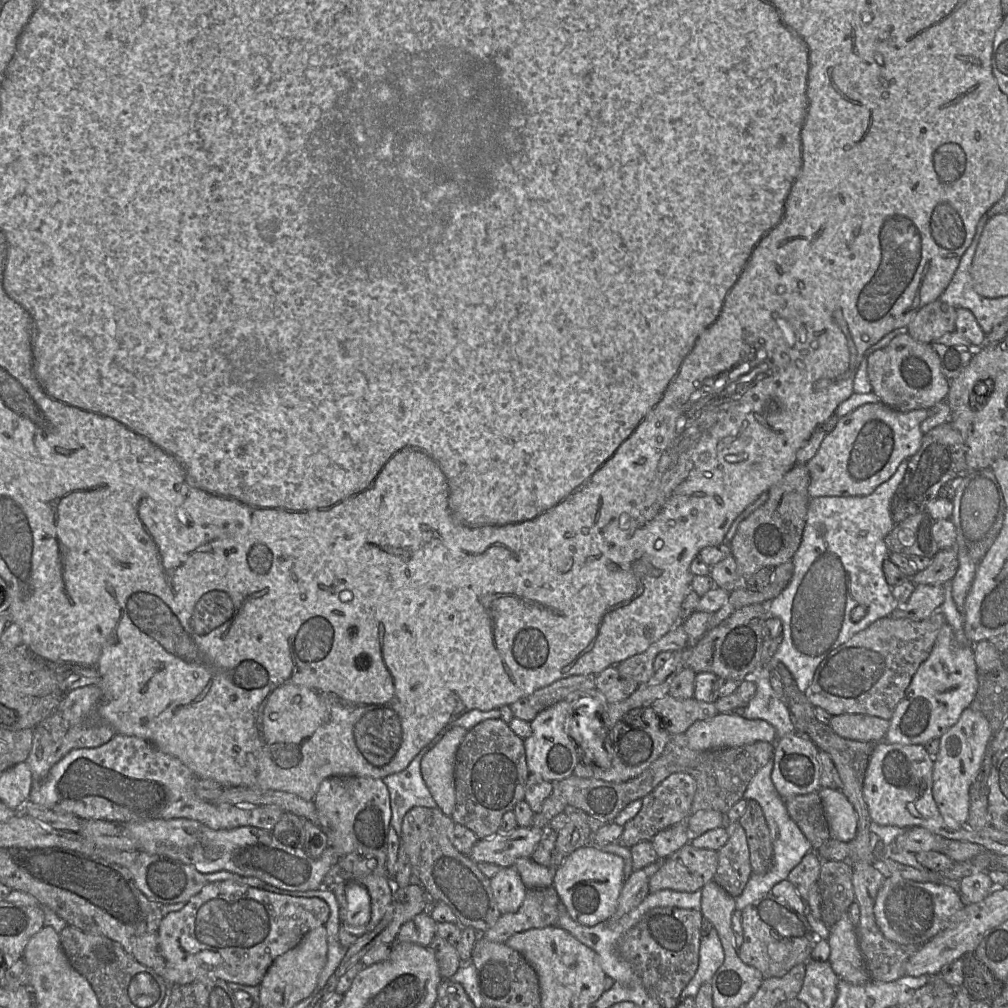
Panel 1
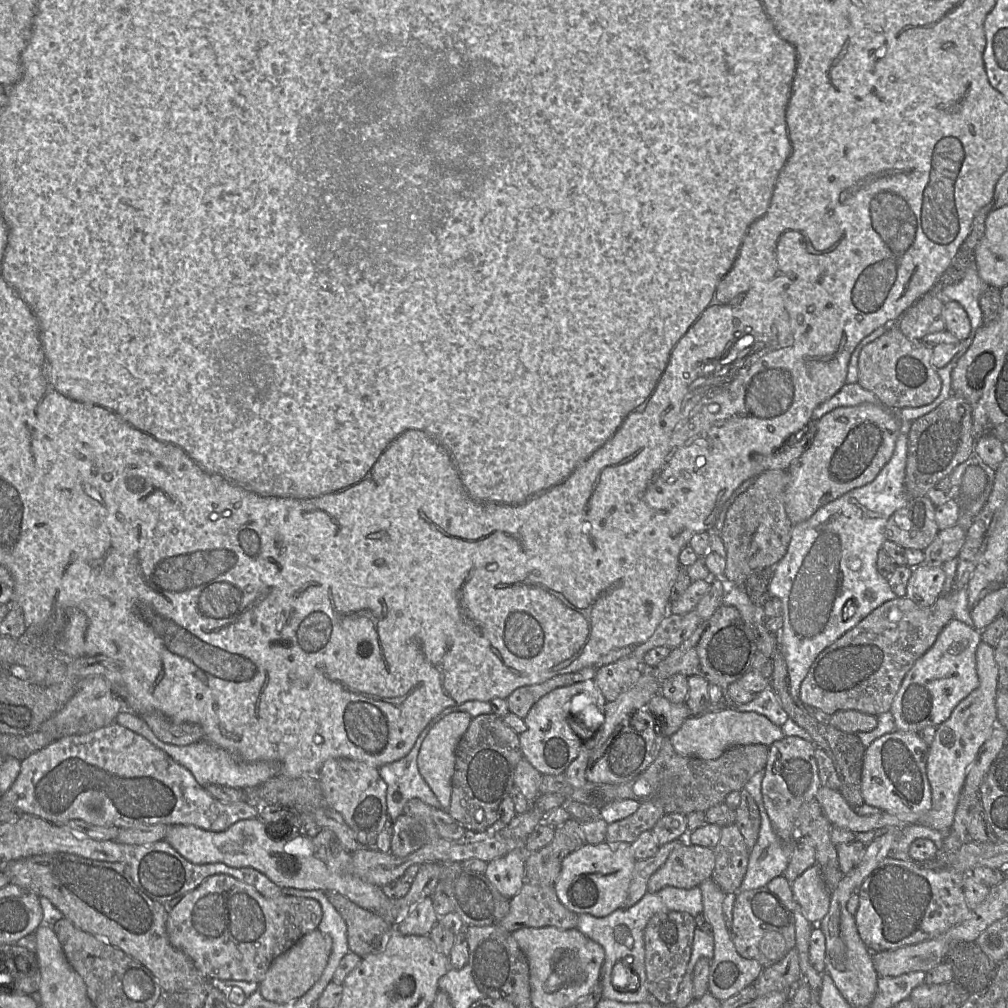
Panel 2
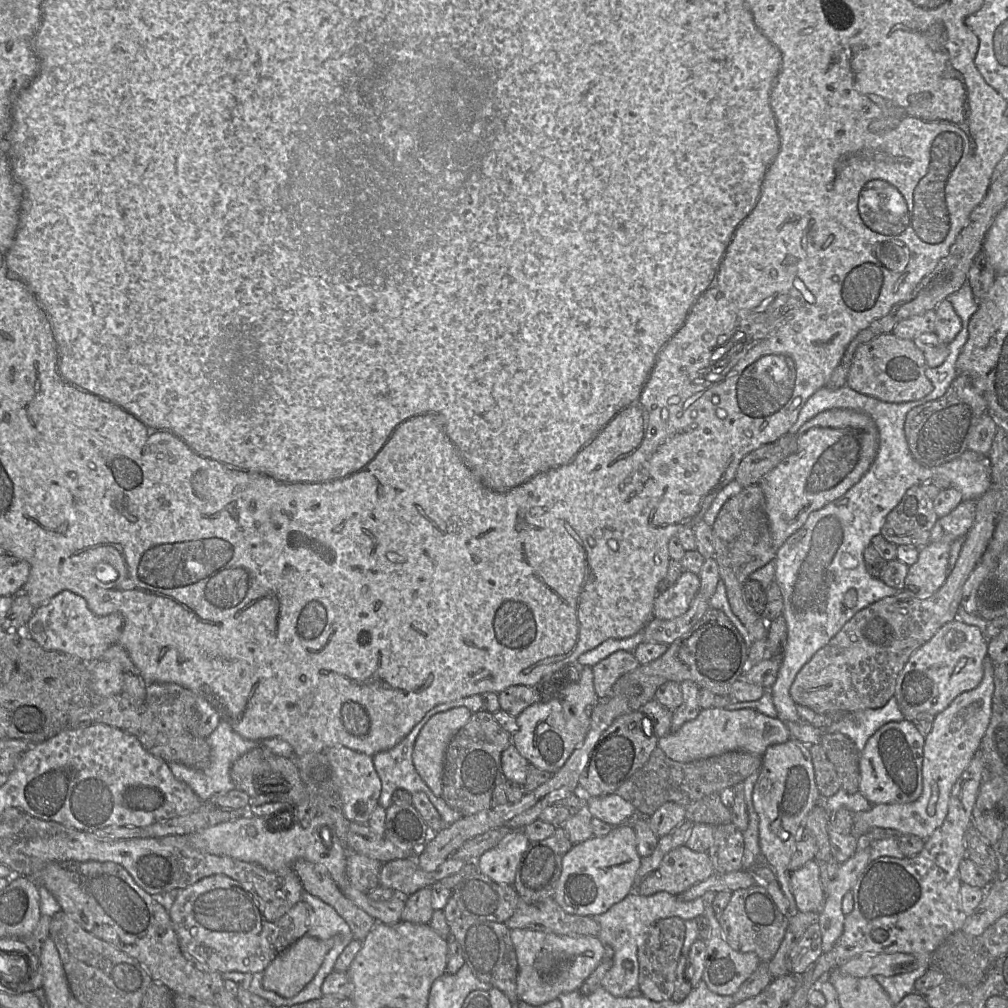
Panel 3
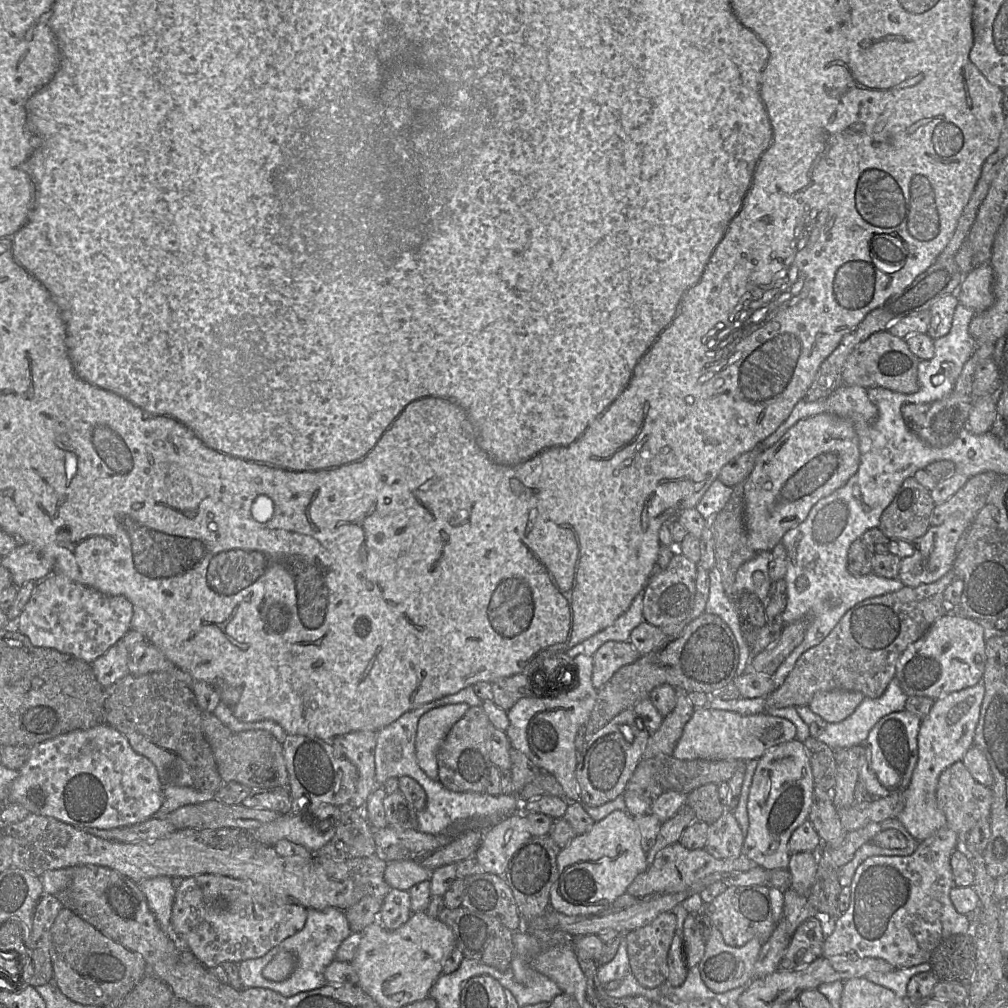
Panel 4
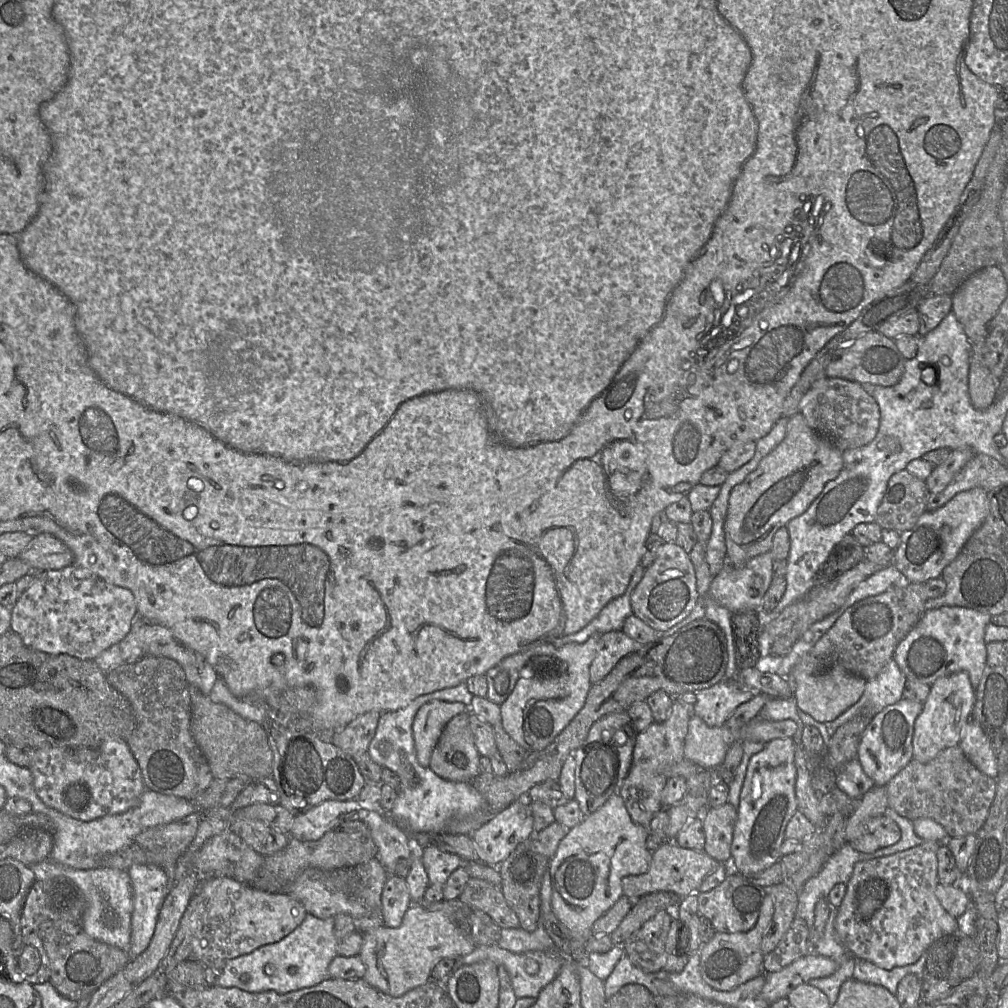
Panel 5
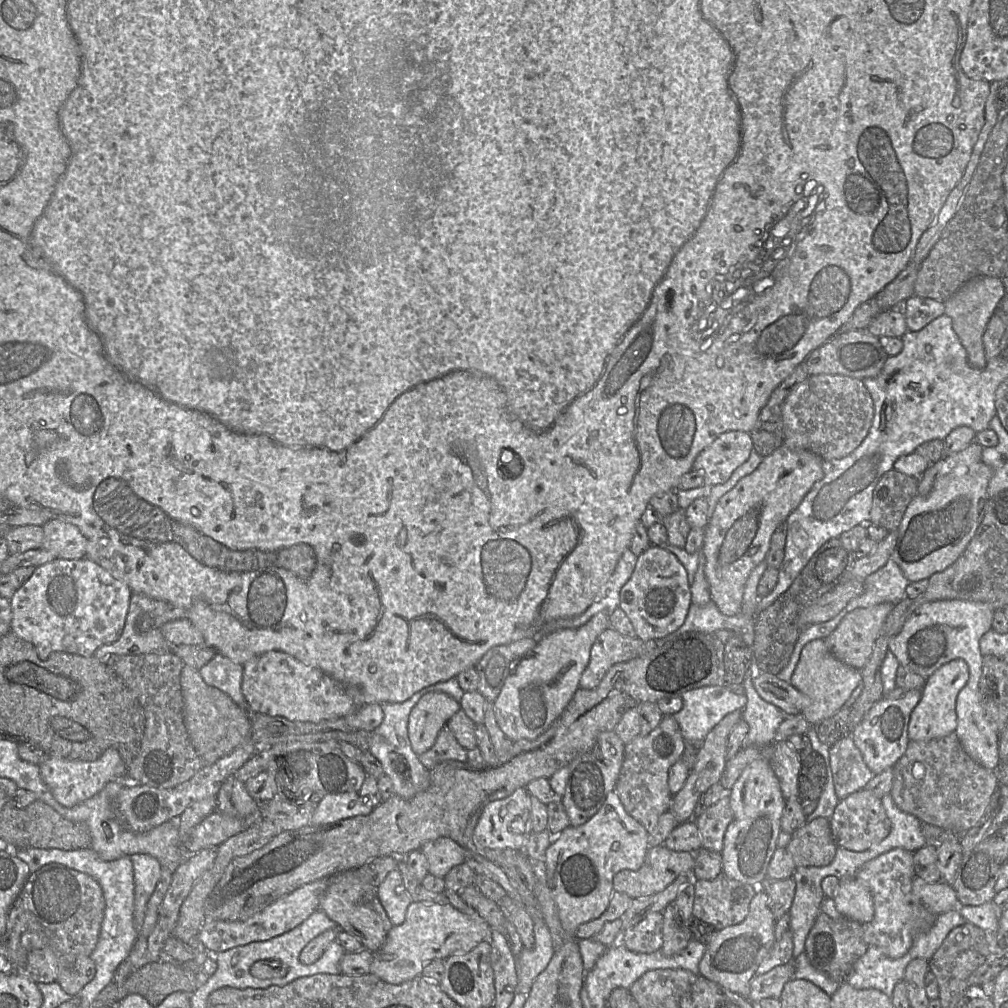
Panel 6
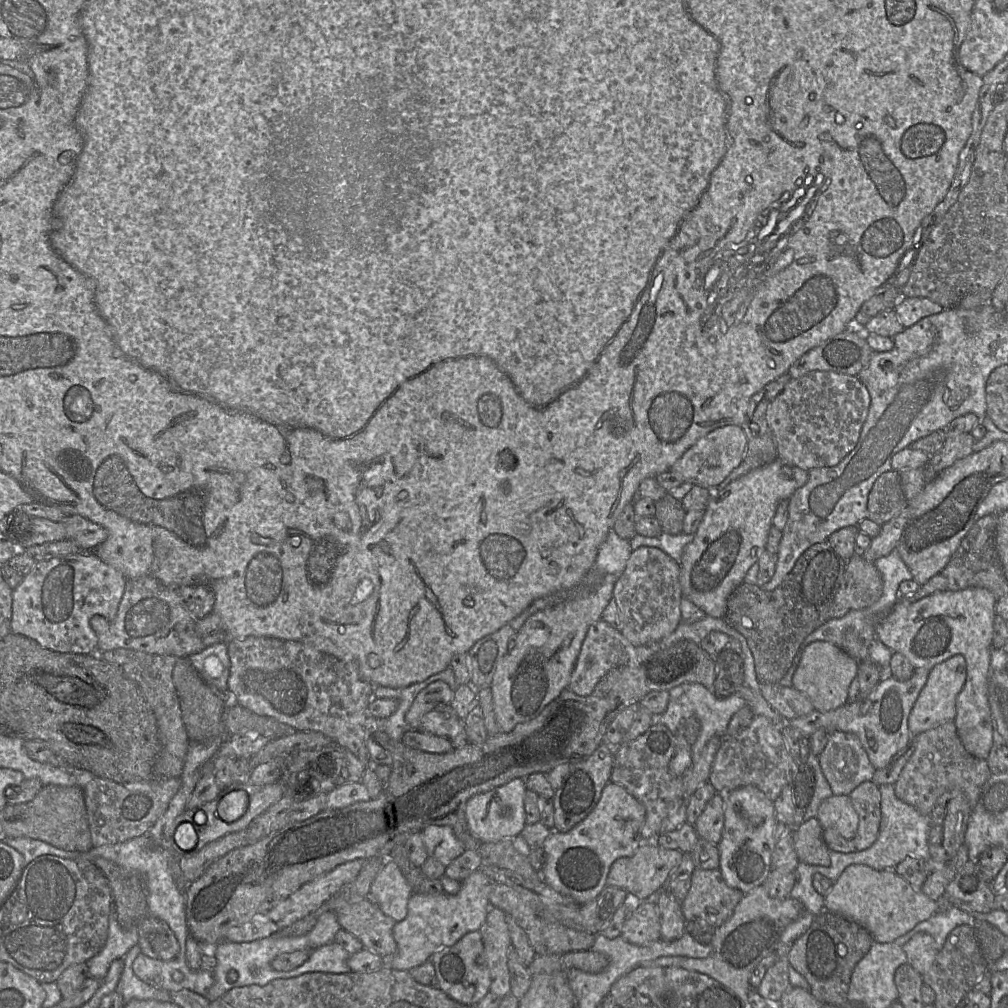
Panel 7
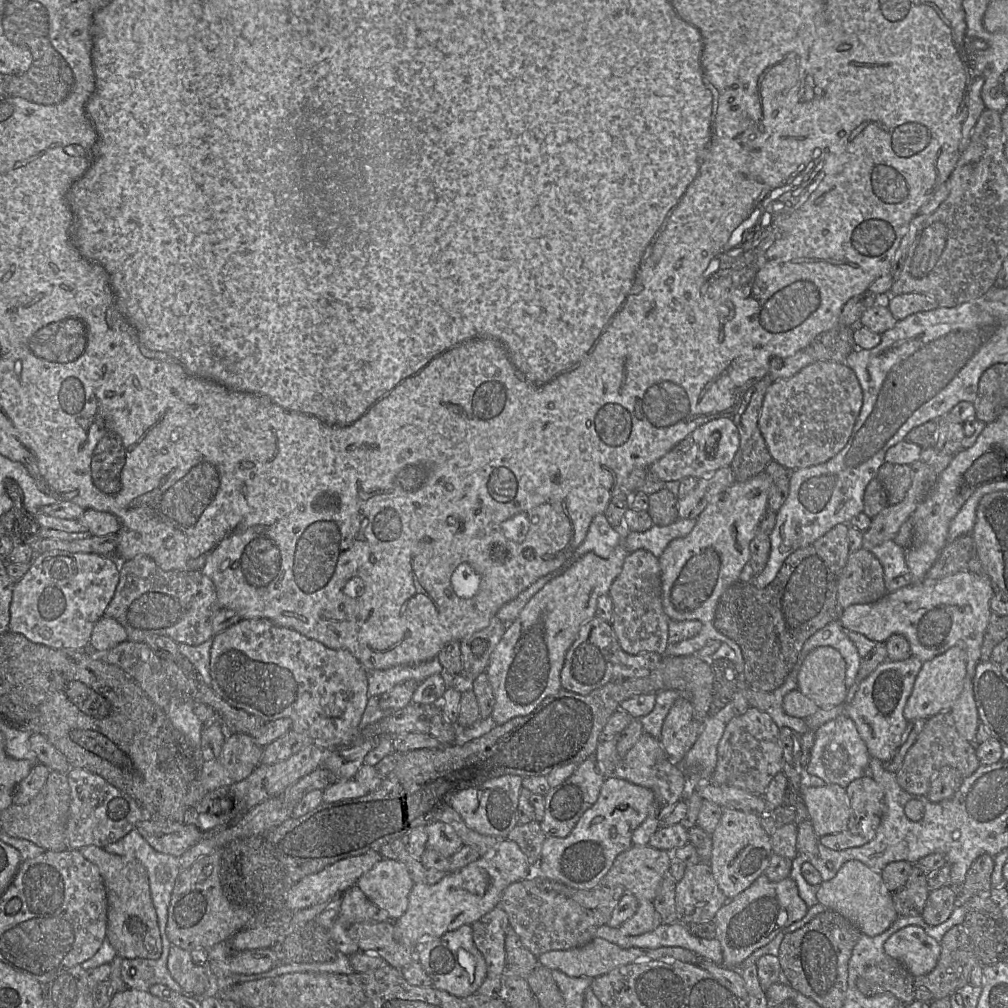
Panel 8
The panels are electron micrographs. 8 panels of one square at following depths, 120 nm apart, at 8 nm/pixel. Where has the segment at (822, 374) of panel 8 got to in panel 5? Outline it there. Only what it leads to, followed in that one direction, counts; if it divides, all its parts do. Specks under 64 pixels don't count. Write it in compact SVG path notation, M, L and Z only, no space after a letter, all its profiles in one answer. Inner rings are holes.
M827 376L804 394L799 408L808 425L841 451L868 444L878 431L878 404L858 382Z

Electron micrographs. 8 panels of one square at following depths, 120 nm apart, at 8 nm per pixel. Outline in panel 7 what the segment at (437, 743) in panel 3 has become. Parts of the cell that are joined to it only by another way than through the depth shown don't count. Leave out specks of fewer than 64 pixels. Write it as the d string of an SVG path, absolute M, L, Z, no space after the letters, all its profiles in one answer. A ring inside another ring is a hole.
M444 681L429 684L415 698L408 713L406 723L410 729L419 729L422 717L440 704L451 704L454 690Z

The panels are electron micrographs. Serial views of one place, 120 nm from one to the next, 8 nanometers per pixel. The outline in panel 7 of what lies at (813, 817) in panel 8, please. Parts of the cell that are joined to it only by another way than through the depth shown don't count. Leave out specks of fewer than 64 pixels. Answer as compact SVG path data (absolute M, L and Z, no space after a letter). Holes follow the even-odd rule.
M832 795L819 806L816 819L823 830L835 829L846 839L852 839L858 831L858 815L847 795Z

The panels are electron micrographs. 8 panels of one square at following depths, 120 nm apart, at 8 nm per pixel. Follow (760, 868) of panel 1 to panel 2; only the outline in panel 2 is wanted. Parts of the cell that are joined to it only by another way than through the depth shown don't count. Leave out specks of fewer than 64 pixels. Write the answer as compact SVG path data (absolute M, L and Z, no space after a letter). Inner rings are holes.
M745 789L740 791L740 796L740 804L735 810L735 825L739 828L747 847L751 850L759 836L761 816L756 802Z

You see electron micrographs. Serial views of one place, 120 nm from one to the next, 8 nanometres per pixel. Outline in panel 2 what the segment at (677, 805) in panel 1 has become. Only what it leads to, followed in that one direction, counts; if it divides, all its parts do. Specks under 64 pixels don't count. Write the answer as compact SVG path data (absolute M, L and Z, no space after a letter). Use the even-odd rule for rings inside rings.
M661 800L641 802L635 813L608 824L606 841L609 843L626 842L632 844L645 831L652 830L666 813Z

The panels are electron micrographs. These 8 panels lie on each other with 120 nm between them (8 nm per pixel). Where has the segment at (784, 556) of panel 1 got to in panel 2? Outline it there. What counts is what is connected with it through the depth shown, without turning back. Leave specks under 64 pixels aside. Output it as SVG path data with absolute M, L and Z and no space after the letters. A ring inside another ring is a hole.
M768 470L754 478L751 485L739 494L726 510L719 535L726 551L724 579L743 587L747 577L775 565L787 552L794 525L785 509L789 484L786 470Z

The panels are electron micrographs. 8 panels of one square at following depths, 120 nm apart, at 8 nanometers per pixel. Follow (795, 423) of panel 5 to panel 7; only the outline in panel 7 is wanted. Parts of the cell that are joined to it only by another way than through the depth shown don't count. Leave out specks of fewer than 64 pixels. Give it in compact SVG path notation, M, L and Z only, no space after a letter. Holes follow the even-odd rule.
M776 458L773 462L736 478L722 490L712 492L694 539L684 547L682 553L679 564L682 597L693 602L708 616L724 618L728 597L743 582L750 567L757 563L759 556L766 549L772 519L779 502L789 500L791 495L807 482L808 476L808 471L785 464Z

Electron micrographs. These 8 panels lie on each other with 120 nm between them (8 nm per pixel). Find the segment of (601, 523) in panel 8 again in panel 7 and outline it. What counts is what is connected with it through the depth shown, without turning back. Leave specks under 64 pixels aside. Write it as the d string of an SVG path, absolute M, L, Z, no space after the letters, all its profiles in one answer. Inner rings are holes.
M611 529L598 550L595 569L599 573L619 577L624 571L632 551L630 542L618 536L614 529Z

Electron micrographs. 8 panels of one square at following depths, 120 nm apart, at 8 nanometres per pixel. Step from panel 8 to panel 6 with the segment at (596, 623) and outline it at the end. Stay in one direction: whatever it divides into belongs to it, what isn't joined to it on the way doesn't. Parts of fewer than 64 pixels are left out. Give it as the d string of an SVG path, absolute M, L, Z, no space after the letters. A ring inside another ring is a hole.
M609 626L591 647L589 663L582 673L579 687L595 688L613 665L646 655L655 648L653 639L624 636Z

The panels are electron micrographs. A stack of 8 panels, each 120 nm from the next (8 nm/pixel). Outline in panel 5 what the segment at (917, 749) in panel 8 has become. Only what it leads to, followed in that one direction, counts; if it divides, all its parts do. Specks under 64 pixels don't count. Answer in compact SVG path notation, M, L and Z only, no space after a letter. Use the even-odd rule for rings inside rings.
M959 745L941 751L934 759L921 763L912 759L886 785L888 807L913 821L930 818L944 827L948 838L979 833L994 801L997 780L977 769Z

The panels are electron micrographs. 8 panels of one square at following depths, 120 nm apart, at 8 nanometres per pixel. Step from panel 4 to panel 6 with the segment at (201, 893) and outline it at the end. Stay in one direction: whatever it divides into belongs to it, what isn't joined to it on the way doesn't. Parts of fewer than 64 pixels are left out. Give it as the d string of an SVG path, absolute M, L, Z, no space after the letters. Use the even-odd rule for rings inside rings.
M322 878L305 884L277 899L245 921L206 921L198 938L209 952L219 953L251 942L266 941L279 936L294 929L312 913L320 909L320 902L328 884L329 878Z

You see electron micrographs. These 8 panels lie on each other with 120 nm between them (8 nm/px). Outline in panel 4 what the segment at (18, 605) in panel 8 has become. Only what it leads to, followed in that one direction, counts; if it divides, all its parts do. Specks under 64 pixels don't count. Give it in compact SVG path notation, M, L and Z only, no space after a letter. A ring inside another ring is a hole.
M50 574L35 583L27 604L13 626L36 647L55 649L92 663L131 629L132 616L133 606L127 598L107 595L63 575Z

